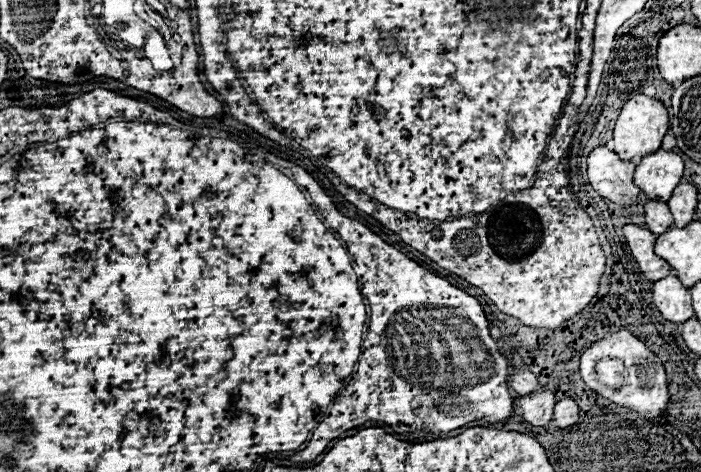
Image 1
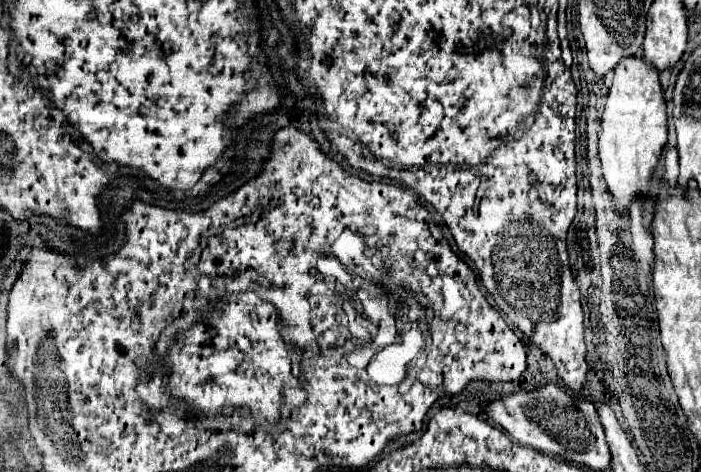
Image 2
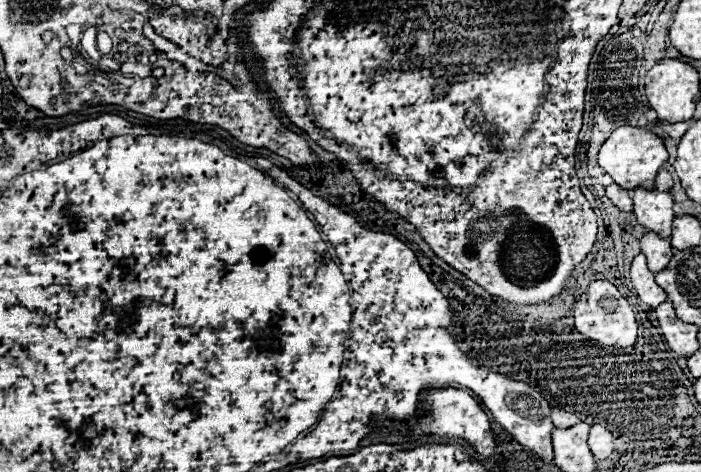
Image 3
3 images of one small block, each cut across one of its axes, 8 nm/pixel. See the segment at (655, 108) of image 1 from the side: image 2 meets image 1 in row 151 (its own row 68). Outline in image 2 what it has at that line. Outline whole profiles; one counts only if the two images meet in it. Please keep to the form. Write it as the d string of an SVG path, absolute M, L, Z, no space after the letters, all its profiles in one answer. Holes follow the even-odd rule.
M624 56L614 68L608 102L602 114L602 134L598 142L602 174L608 190L616 198L616 208L628 208L632 196L650 194L650 176L658 164L658 156L666 144L666 100L660 76L642 60L642 56Z

